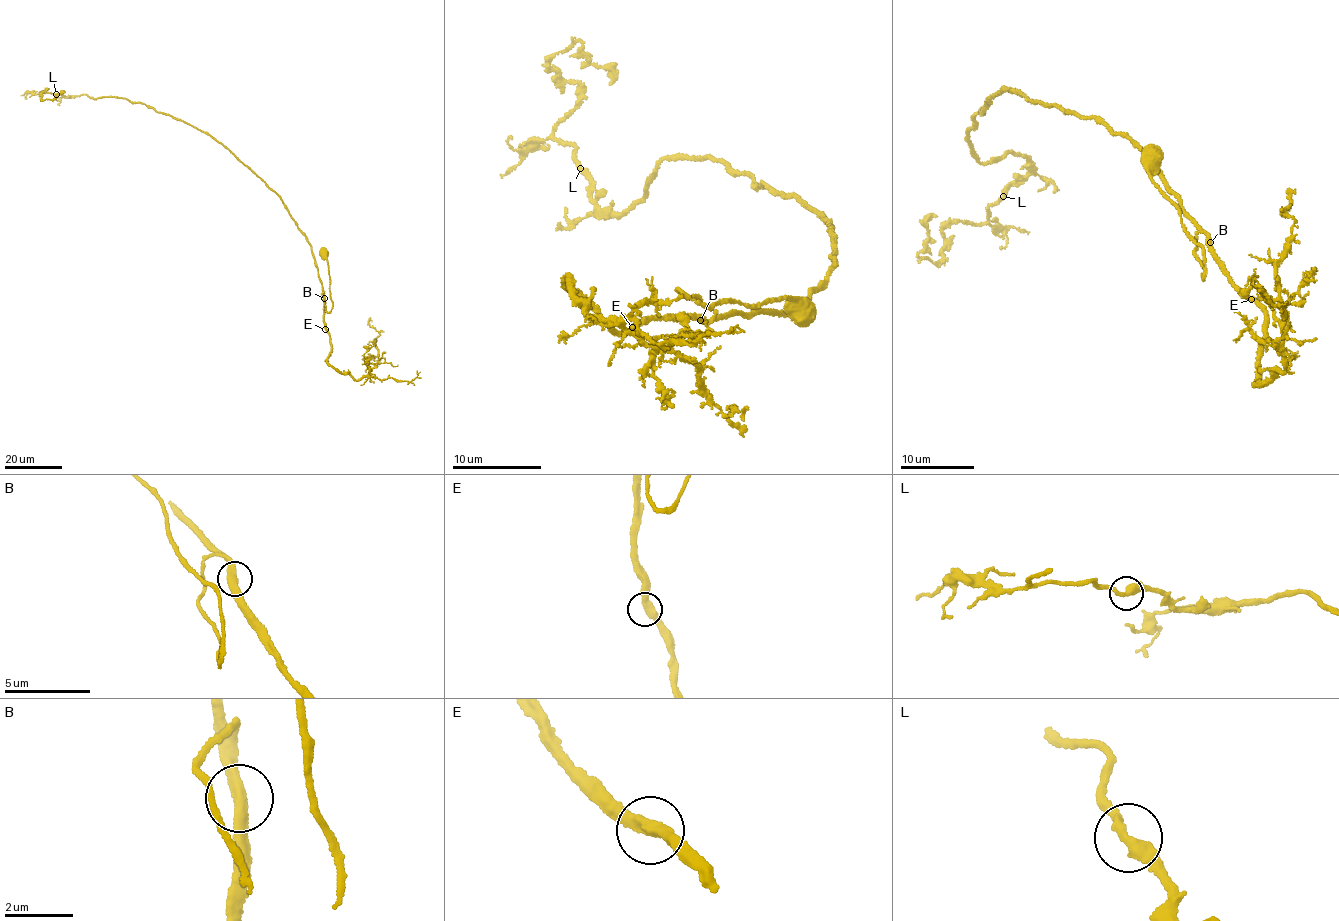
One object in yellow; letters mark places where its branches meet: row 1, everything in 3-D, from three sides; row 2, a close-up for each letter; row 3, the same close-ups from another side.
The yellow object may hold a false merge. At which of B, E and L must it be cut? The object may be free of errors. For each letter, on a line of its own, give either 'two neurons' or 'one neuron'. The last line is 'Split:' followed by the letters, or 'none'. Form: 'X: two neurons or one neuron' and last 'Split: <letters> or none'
B: one neuron
E: one neuron
L: one neuron
Split: none

